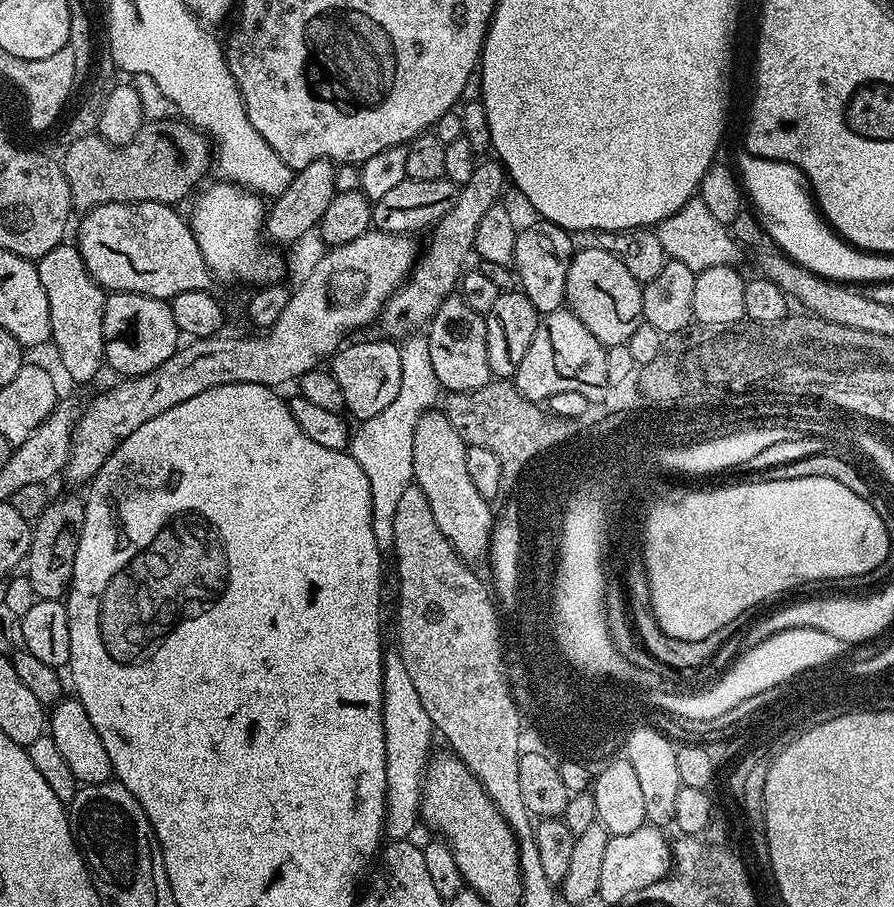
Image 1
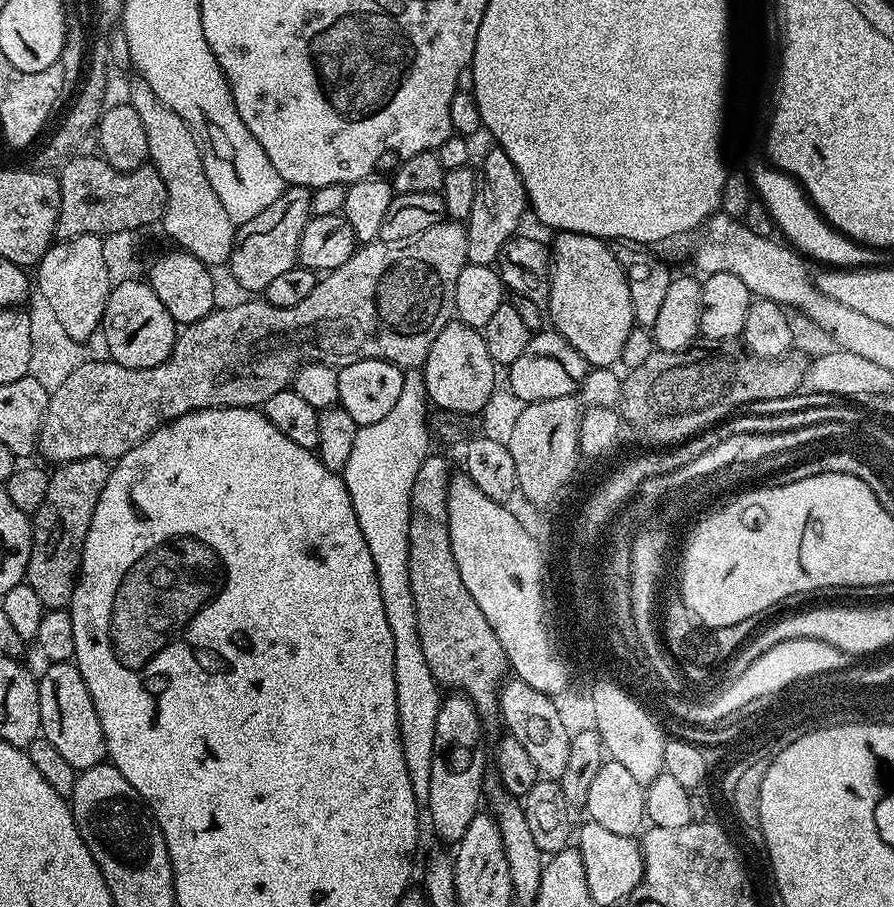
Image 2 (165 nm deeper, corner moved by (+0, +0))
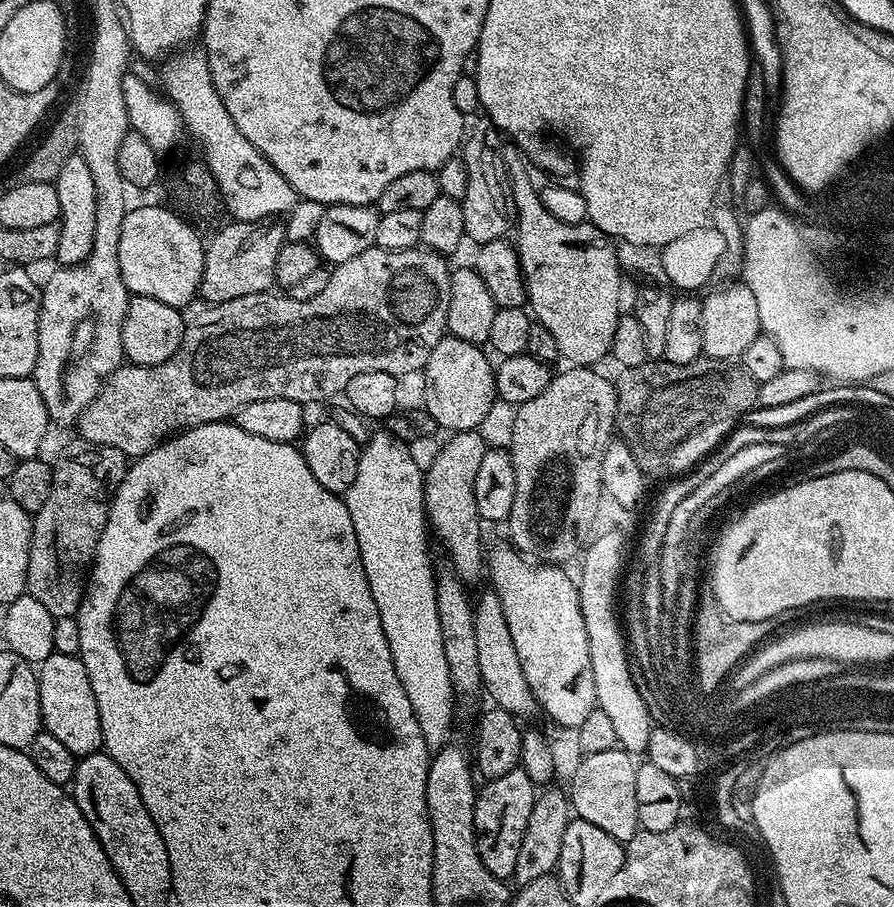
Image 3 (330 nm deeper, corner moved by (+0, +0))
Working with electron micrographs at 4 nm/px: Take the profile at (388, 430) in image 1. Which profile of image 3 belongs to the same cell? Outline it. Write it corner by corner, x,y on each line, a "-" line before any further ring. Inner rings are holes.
387,430
373,431
368,443
361,447
358,474
354,474
354,482
350,482
350,490
343,493
342,499
354,522
362,566
370,582
370,594
374,594
374,602
380,611
382,630
394,658
394,670
398,670
406,698
410,698
410,706
414,706
414,718
418,718
418,726
422,726
422,738
426,738
428,751
435,754
449,743
448,731
452,728
454,697
442,626
438,622
437,573
432,572
432,560
428,557
430,529
428,517
424,515
424,472
422,464
420,468
408,448
411,447
405,441
399,440

